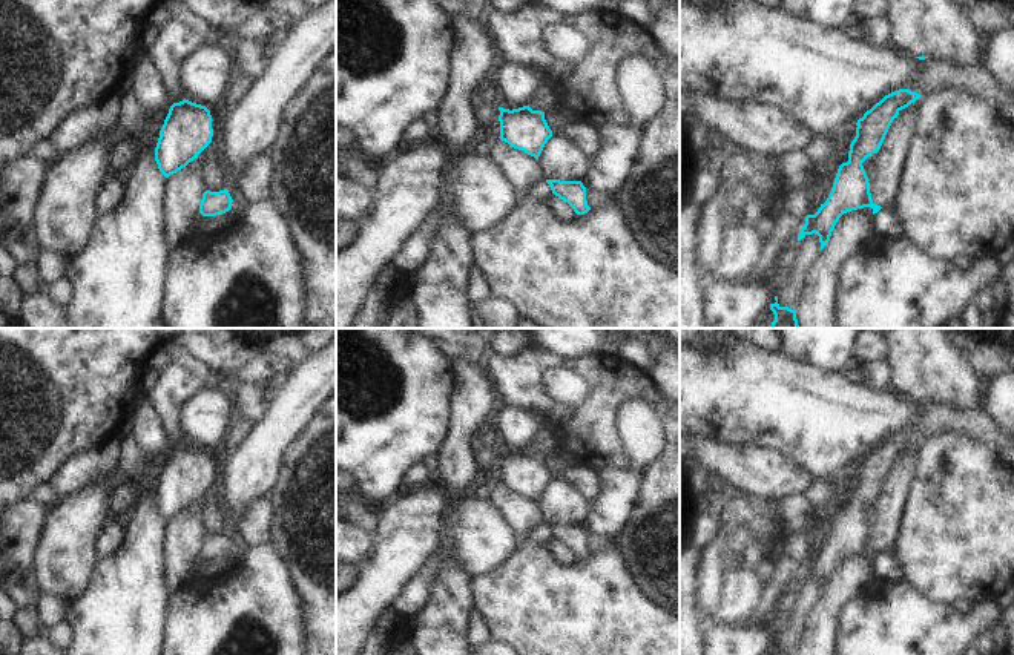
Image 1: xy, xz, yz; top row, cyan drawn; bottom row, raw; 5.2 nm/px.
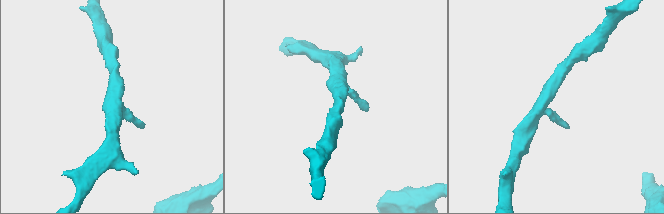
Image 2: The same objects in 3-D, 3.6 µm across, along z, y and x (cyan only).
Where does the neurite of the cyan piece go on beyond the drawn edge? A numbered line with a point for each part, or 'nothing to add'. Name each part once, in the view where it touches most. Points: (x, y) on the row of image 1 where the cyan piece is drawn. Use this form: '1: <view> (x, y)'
nothing to add.

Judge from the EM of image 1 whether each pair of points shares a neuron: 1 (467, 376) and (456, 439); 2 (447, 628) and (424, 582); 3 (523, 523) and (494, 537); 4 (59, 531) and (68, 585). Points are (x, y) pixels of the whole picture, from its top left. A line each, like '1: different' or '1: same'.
1: same
2: different
3: different
4: same

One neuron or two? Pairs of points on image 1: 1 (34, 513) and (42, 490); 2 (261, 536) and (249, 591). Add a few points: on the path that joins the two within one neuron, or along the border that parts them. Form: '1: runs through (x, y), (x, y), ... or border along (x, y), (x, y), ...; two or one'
1: border along (26, 499), (37, 500), (46, 508); two
2: border along (269, 540), (250, 548); two

